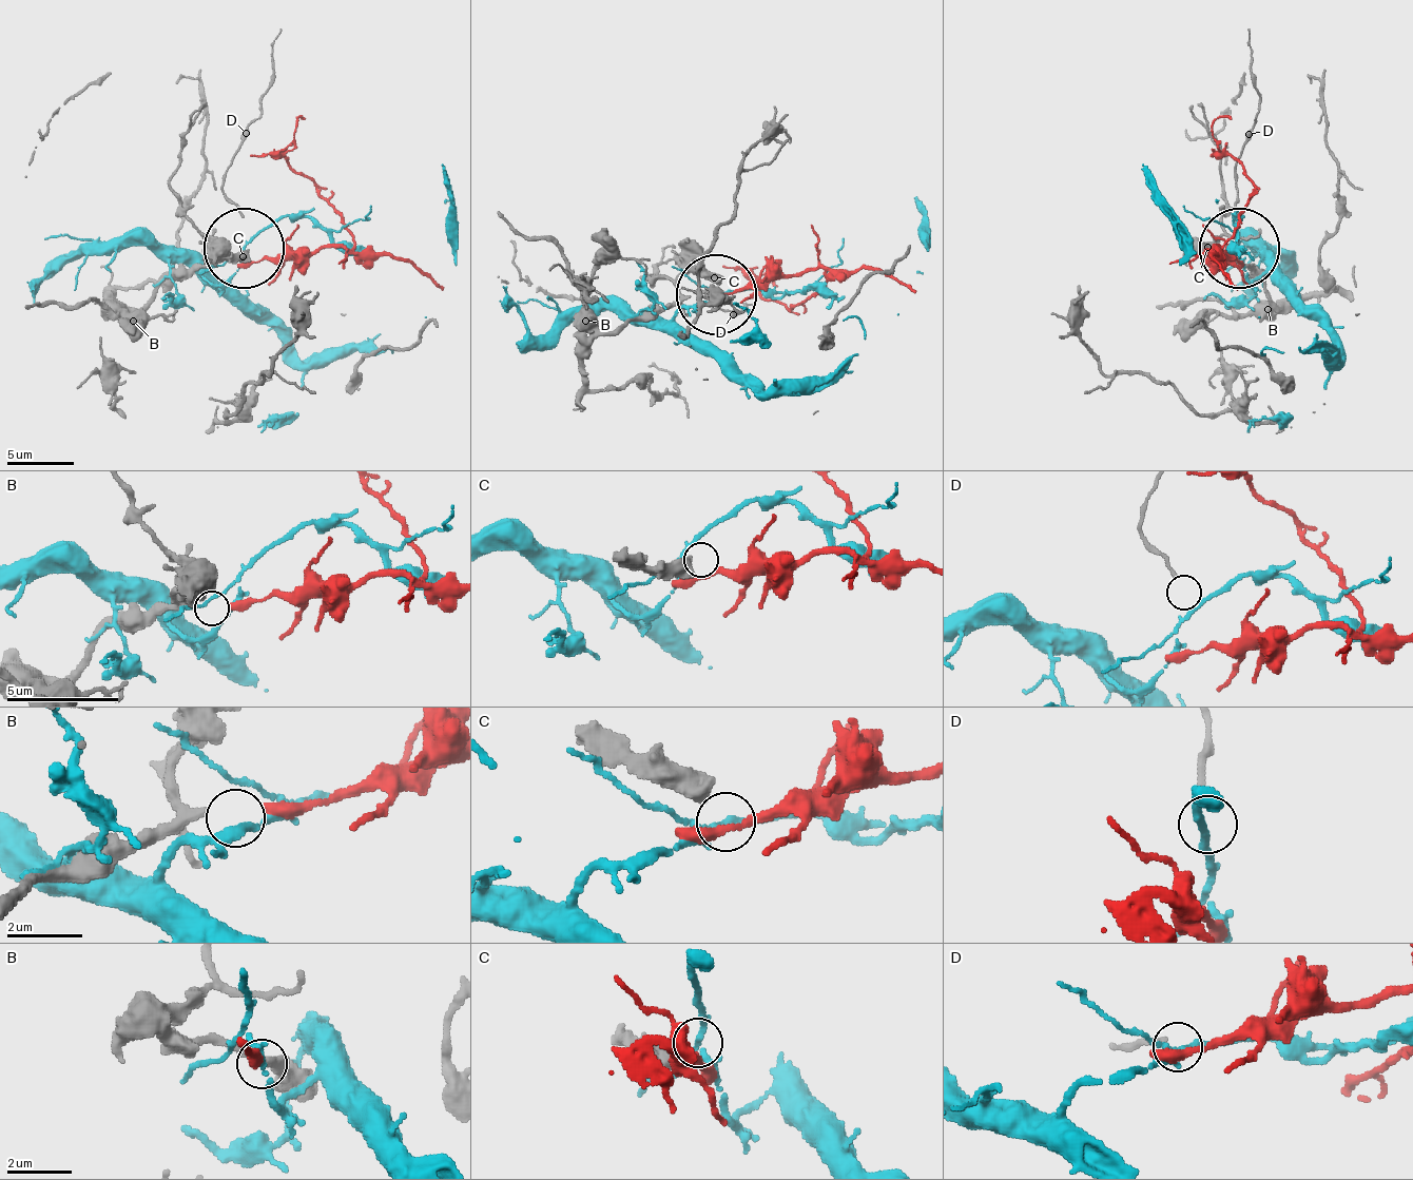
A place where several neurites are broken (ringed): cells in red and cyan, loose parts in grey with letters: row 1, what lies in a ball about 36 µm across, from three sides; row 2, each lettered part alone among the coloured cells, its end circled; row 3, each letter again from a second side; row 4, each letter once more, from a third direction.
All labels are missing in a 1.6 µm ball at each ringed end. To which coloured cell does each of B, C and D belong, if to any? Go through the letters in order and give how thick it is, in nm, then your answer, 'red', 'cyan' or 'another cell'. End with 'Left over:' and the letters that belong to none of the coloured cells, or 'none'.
B: 240 nm | red
C: 600 nm | another cell
D: 160 nm | another cell
Left over: C, D

